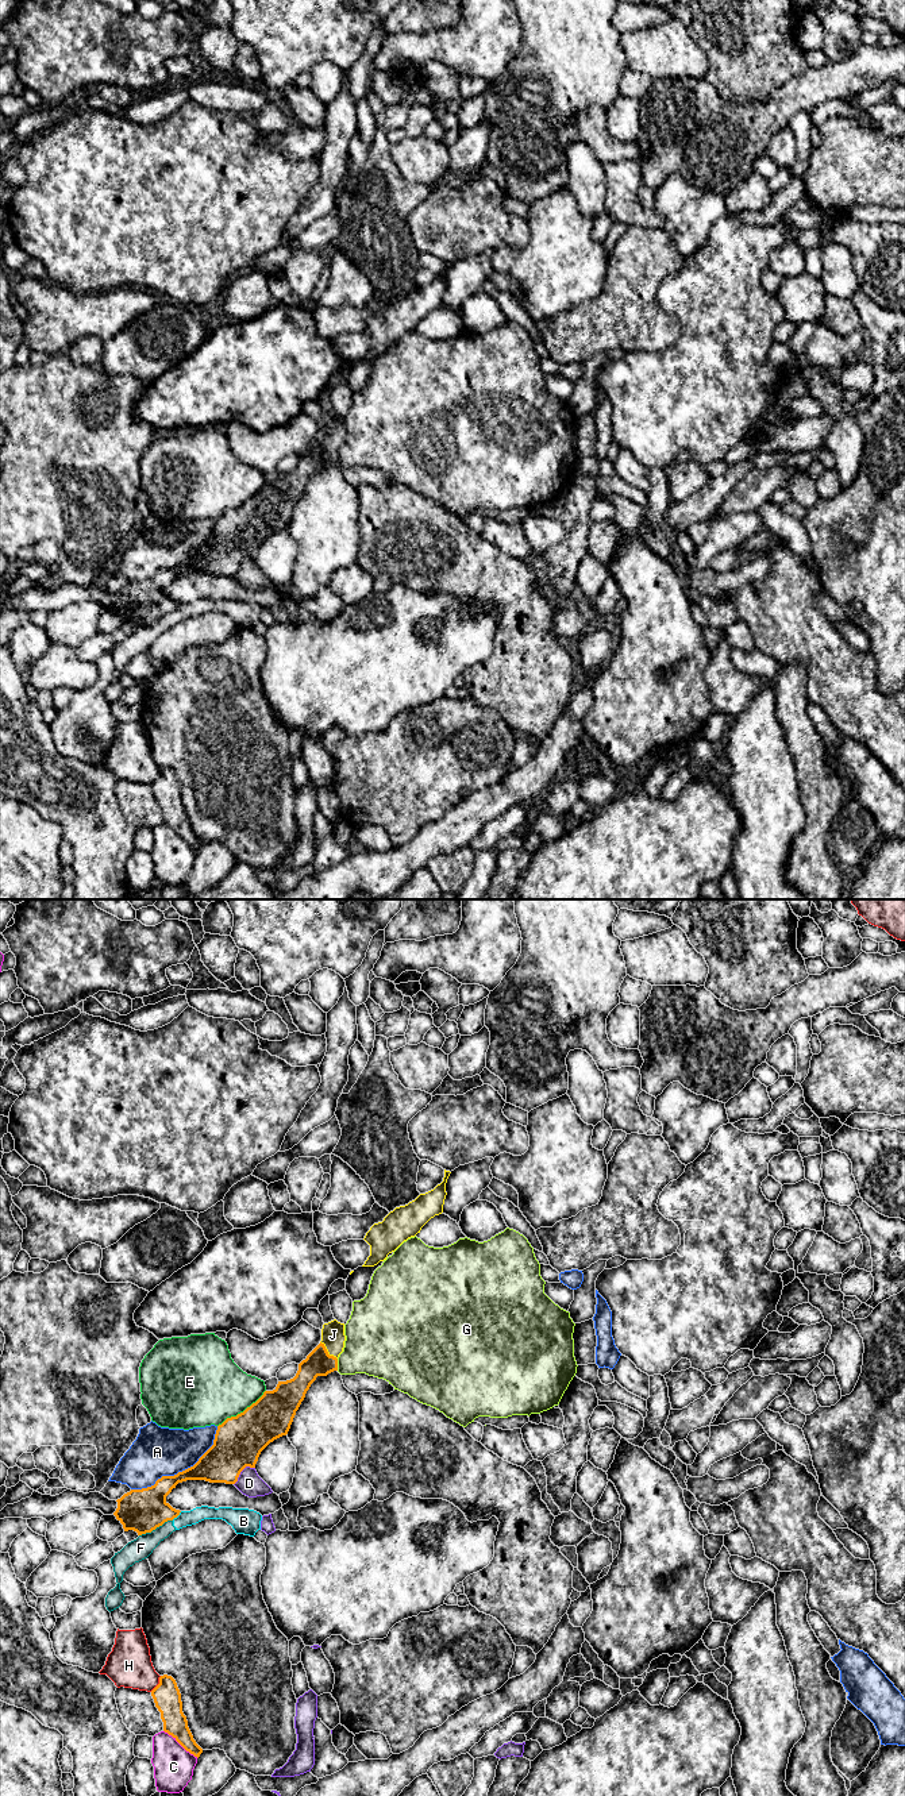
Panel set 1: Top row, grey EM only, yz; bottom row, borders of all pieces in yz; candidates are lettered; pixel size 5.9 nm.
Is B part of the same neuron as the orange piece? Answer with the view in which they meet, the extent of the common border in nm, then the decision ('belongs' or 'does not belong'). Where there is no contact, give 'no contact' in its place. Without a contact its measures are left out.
meets orange in yz; contact 80 nm long; does not belong

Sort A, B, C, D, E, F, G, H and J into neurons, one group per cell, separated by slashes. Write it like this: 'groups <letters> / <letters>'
groups A / B F / C / D / E / G / H / J

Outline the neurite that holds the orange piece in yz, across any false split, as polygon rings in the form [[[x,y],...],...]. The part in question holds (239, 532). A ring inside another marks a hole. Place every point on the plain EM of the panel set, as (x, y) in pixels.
[[[336,412],[324,416],[320,436],[299,456],[296,469],[278,474],[273,483],[265,483],[243,505],[219,517],[213,537],[193,559],[174,569],[162,569],[154,578],[131,582],[118,591],[113,608],[124,624],[134,623],[142,628],[177,610],[181,604],[173,601],[166,589],[178,575],[205,573],[235,577],[246,559],[255,560],[261,544],[288,527],[296,504],[316,470],[338,463],[338,450],[344,433],[344,416]]]

